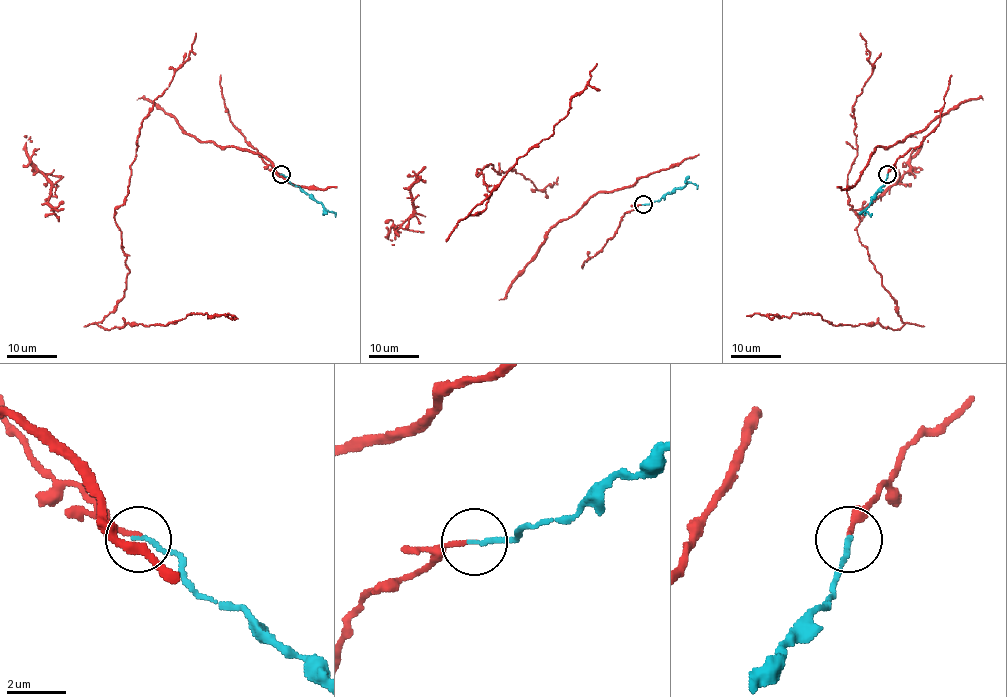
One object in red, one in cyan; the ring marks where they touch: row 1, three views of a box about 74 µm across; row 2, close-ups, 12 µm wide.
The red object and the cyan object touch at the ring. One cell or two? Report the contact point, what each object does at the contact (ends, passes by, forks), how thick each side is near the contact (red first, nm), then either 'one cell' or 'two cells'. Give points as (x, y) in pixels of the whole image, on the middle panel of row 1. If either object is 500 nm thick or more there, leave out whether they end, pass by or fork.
(643, 204) | red ends | cyan ends | 150/150 nm | one cell

